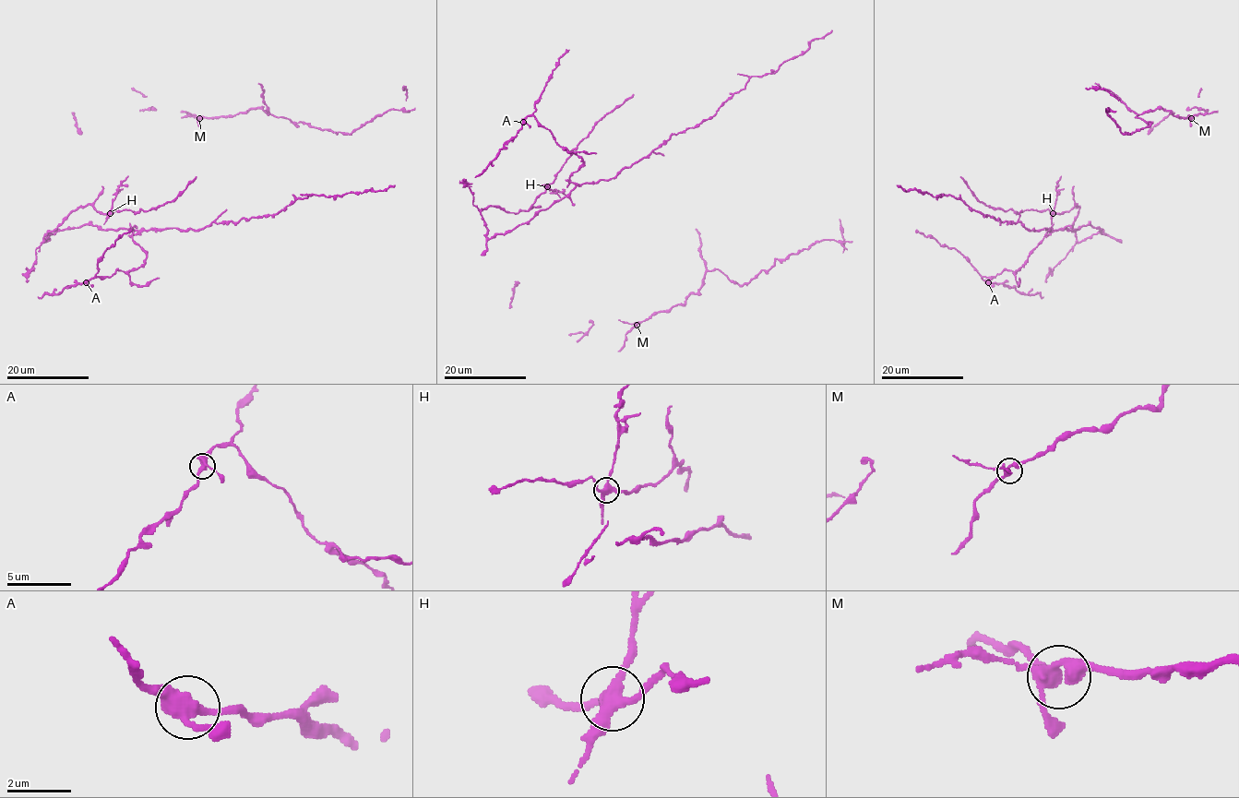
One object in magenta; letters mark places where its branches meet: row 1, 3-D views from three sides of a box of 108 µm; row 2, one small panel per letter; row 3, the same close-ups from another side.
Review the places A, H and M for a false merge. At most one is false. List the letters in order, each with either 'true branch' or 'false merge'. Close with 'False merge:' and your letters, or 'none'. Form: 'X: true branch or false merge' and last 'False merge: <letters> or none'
A: true branch
H: false merge
M: true branch
False merge: H

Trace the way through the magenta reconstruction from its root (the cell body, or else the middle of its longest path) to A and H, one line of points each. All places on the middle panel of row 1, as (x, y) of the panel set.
A: (539, 208), (482, 208), (486, 235), (506, 233), (564, 198), (583, 164), (533, 116), (523, 122)
H: (539, 208), (540, 206), (530, 207), (547, 186)

